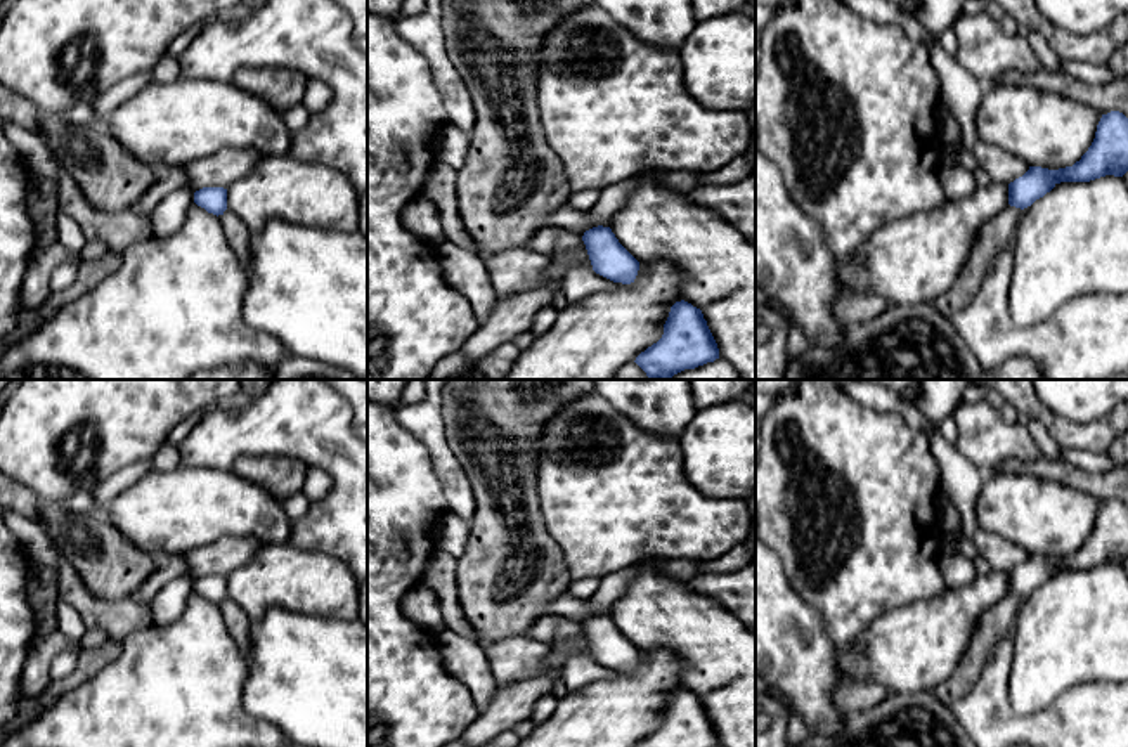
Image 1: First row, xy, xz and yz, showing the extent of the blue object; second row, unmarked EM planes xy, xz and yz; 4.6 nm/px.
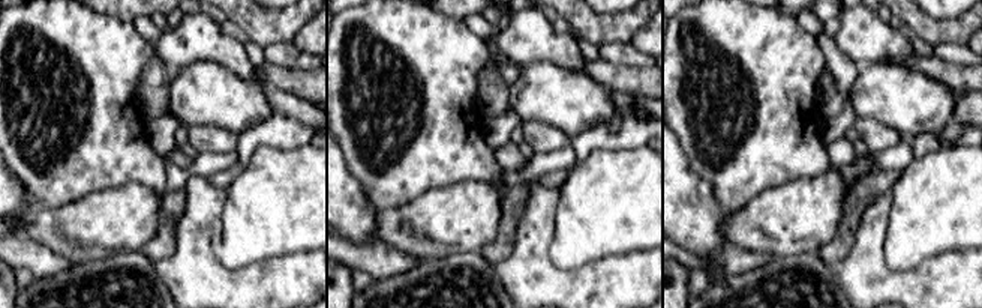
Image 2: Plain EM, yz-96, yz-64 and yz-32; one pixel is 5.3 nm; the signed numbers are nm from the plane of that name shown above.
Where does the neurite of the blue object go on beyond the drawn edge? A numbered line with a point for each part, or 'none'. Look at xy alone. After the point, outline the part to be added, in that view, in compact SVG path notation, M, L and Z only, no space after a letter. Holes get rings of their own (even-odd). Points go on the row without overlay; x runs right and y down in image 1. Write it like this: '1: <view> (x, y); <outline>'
none

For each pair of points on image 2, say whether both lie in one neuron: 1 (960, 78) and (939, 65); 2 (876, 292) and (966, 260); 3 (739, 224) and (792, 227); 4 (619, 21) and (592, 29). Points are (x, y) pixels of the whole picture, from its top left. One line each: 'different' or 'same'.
1: same
2: same
3: same
4: same

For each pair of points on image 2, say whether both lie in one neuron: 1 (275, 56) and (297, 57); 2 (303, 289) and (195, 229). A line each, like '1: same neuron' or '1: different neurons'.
1: same neuron
2: same neuron

